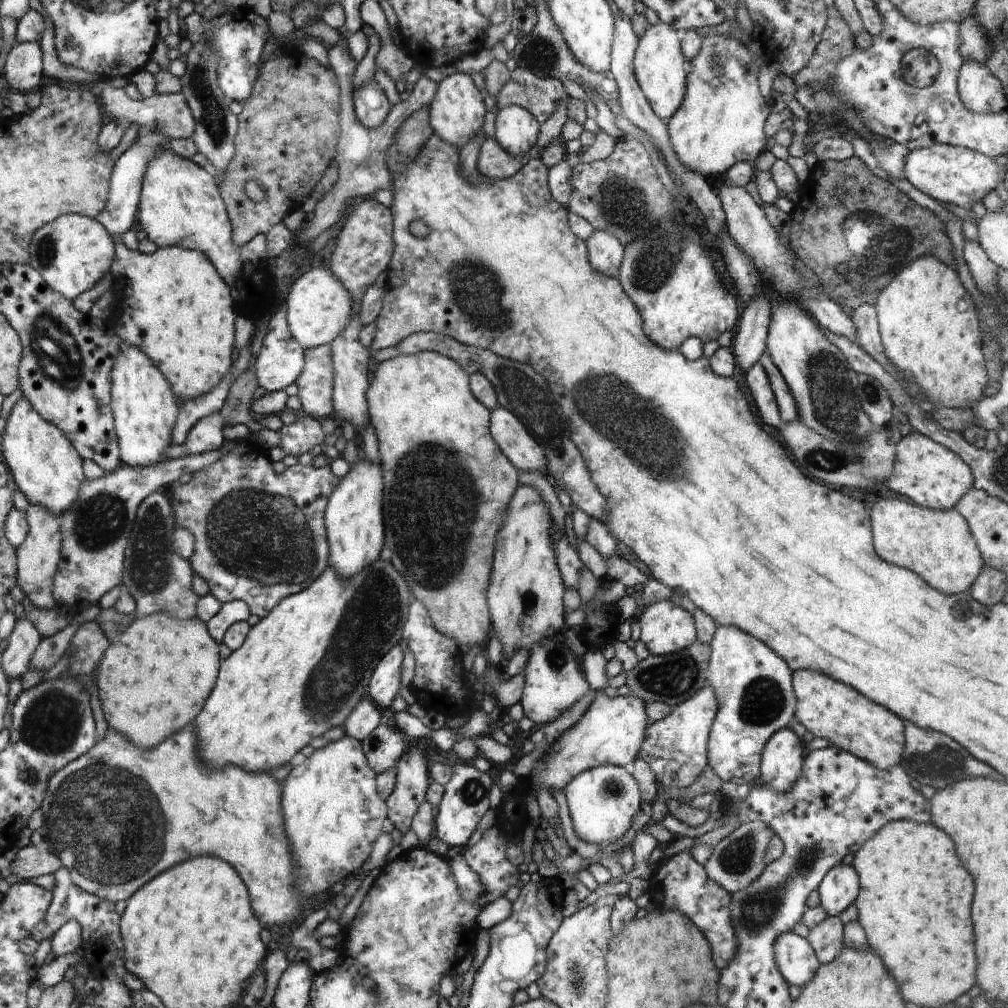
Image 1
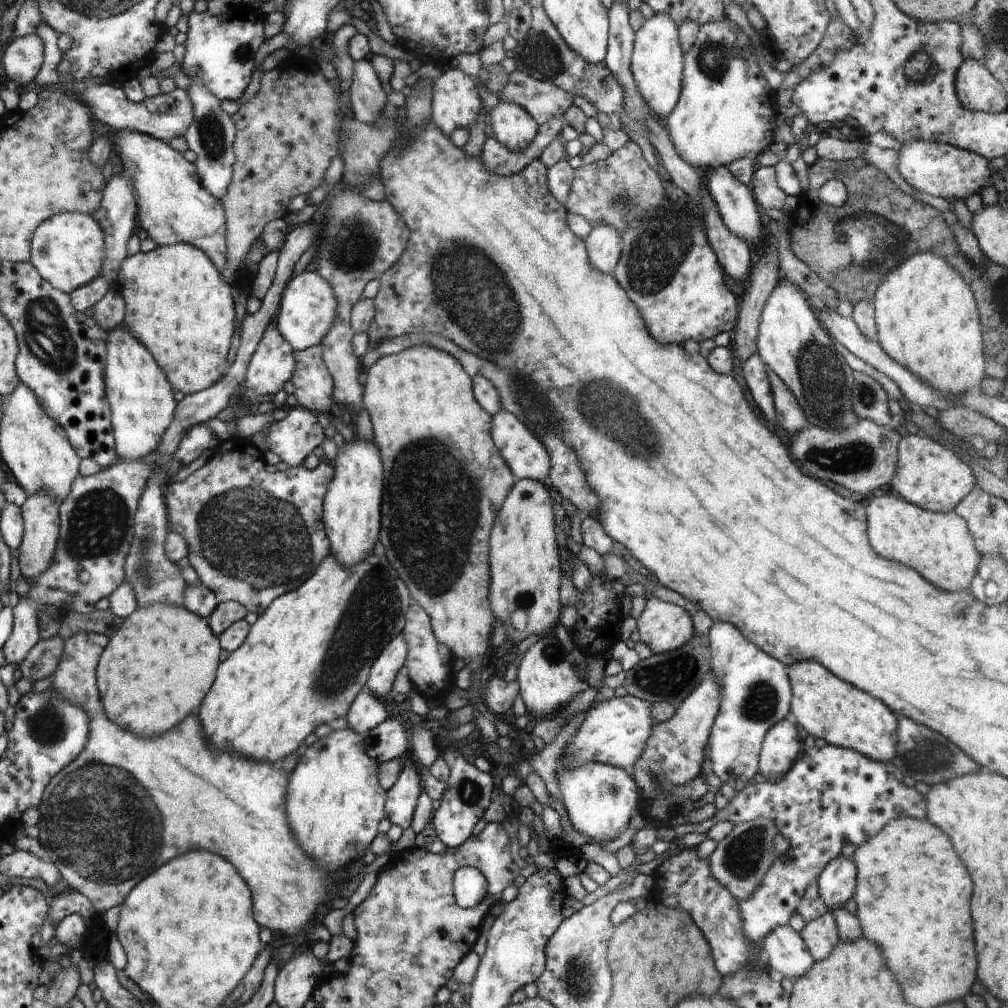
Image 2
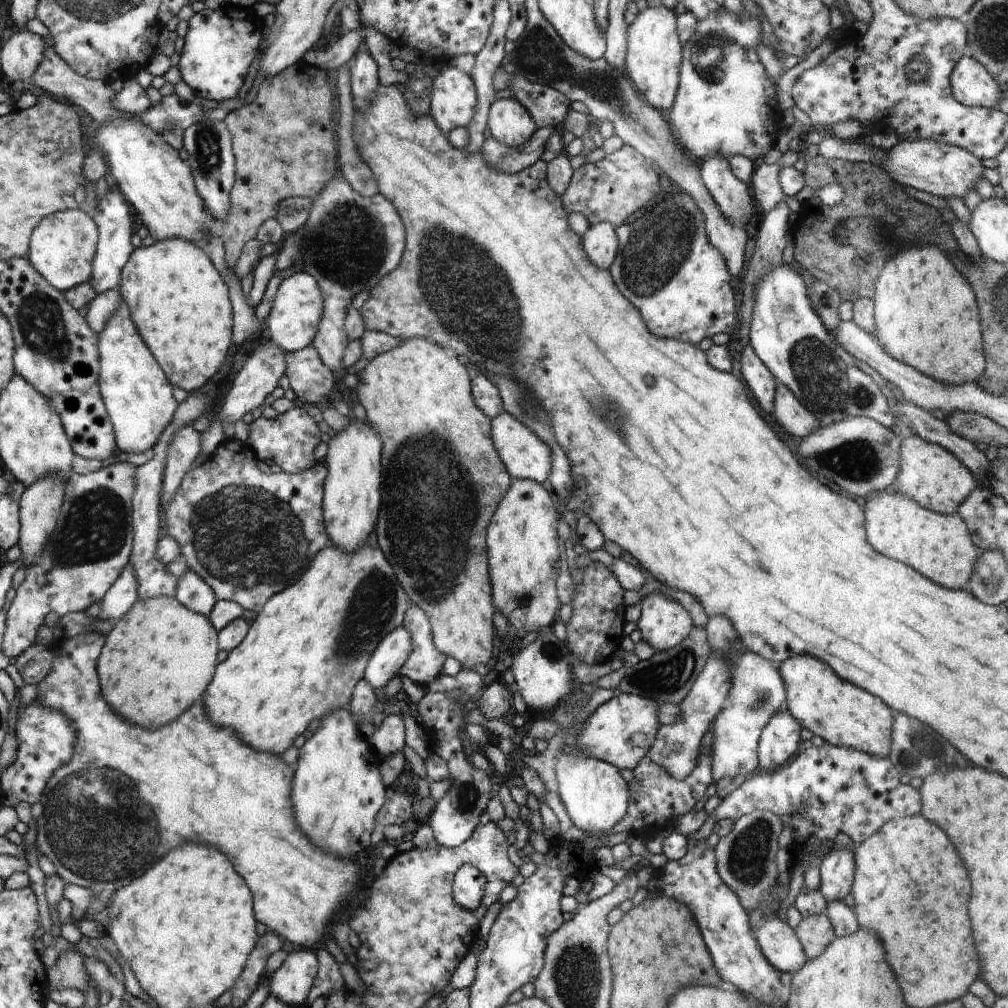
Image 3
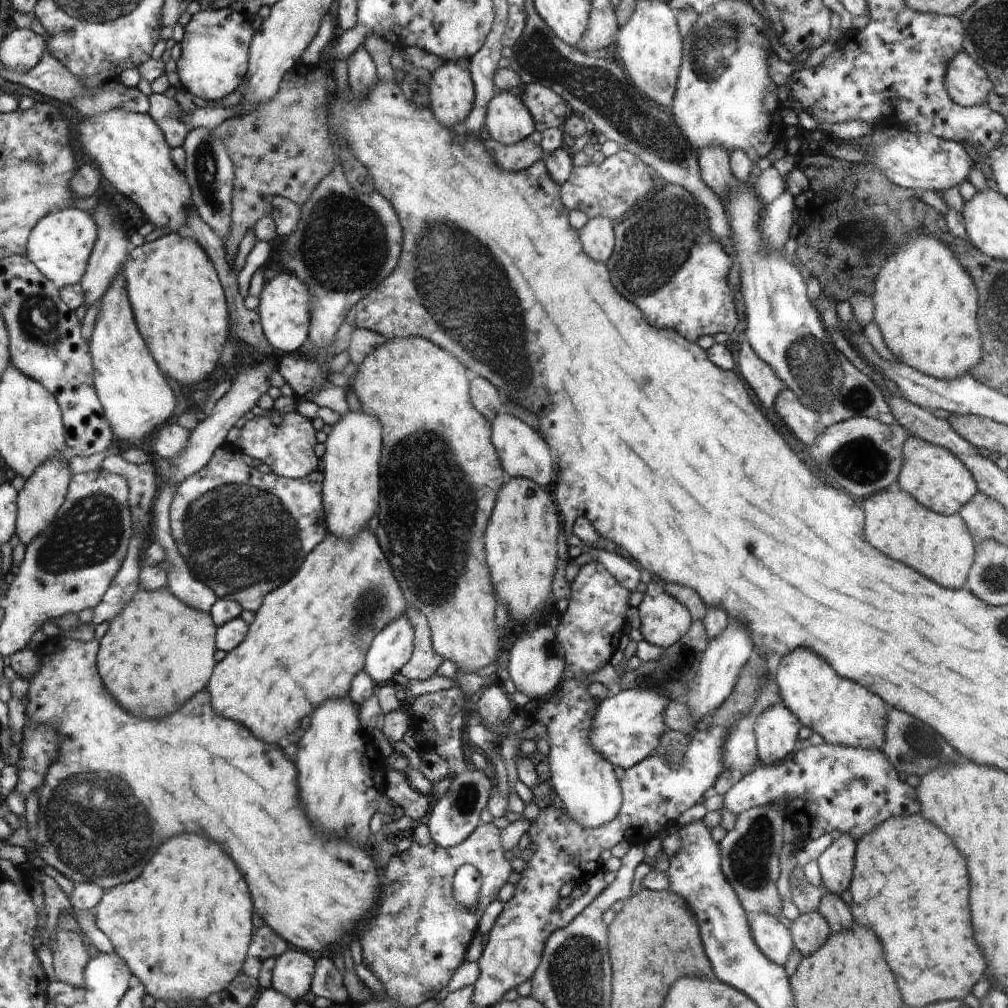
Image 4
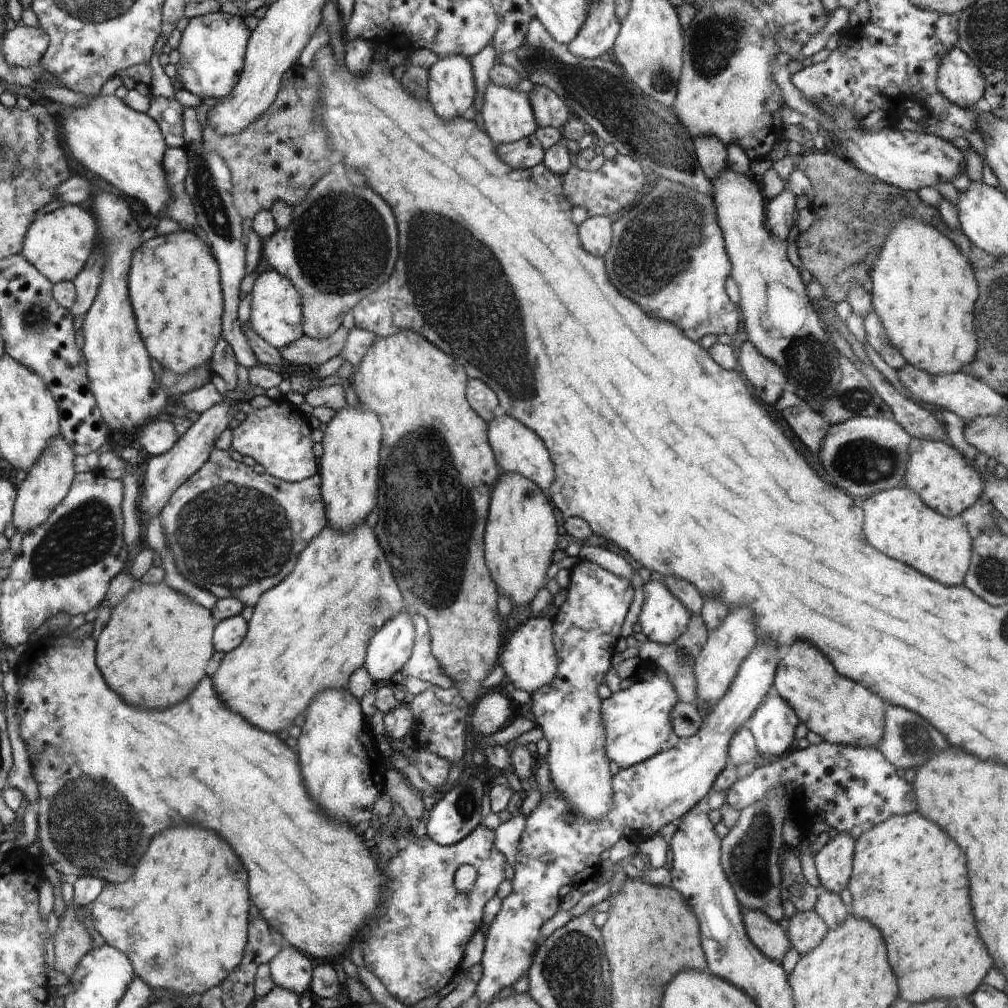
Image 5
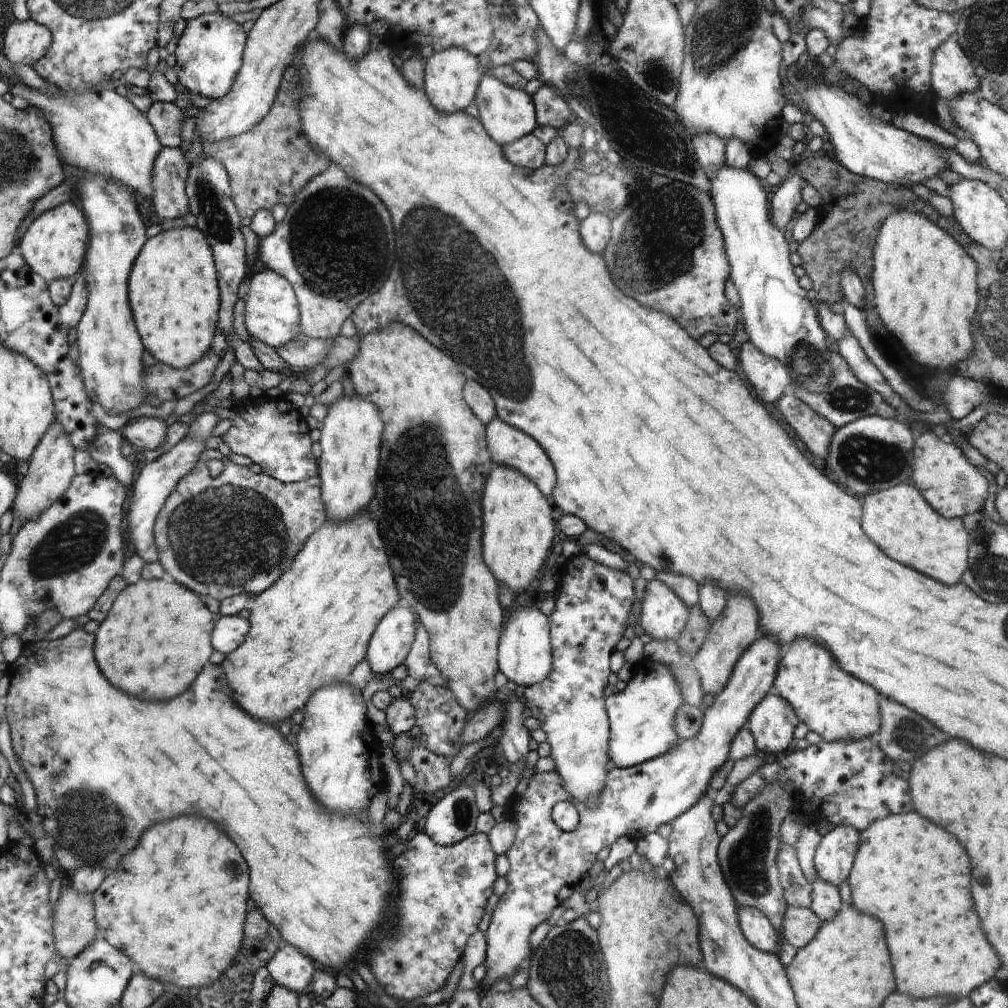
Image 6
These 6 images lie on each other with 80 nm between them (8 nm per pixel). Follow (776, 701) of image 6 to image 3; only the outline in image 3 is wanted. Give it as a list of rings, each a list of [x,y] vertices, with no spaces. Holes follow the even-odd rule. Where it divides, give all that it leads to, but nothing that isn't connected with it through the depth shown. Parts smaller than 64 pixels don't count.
[[[783,709],[766,723],[760,740],[761,769],[773,771],[788,763],[800,746],[800,722]]]

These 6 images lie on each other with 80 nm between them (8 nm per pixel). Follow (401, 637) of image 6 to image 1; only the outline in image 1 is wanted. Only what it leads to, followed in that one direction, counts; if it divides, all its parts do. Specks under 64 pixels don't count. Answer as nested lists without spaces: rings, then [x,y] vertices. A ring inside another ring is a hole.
[[[400,645],[394,647],[382,658],[377,664],[376,671],[373,672],[367,694],[378,708],[388,709],[398,694],[400,678],[402,678],[402,656],[404,656],[404,649],[400,648]]]

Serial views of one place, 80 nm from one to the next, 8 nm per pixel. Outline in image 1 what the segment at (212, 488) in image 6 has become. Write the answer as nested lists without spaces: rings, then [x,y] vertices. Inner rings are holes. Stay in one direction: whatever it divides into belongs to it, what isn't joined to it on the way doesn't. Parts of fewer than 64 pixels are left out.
[[[236,449],[222,455],[214,464],[196,471],[191,474],[191,479],[186,484],[172,485],[172,505],[173,516],[175,518],[175,526],[189,530],[195,538],[195,549],[193,555],[189,558],[191,567],[195,574],[199,574],[206,580],[212,593],[222,604],[243,600],[249,605],[249,611],[258,618],[264,618],[281,602],[282,599],[296,594],[305,588],[308,588],[328,567],[329,564],[329,541],[328,529],[325,527],[325,508],[328,506],[329,496],[333,494],[337,488],[338,478],[330,469],[330,465],[322,468],[315,468],[312,464],[300,461],[299,463],[286,467],[282,474],[276,474],[272,470],[272,462],[262,456],[262,454],[236,454]]]

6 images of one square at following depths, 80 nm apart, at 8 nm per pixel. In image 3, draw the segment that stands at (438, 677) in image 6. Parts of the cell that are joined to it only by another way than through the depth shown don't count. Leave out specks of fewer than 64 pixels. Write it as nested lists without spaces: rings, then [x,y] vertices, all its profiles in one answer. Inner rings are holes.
[[[418,605],[410,607],[403,624],[410,632],[413,650],[400,675],[408,676],[417,685],[434,684],[442,672],[446,672],[445,654],[433,643],[432,622],[425,609]]]

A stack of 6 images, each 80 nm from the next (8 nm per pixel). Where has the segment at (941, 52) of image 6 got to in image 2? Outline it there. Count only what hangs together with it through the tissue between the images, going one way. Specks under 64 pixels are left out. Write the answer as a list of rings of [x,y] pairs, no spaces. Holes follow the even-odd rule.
[[[966,58],[958,68],[955,91],[959,101],[971,111],[999,113],[1007,110],[1007,94],[981,61]]]

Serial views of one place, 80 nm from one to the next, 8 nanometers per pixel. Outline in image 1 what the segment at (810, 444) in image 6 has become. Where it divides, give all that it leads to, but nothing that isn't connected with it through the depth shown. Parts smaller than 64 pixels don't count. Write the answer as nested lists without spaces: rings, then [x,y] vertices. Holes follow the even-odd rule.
[[[766,352],[761,354],[759,361],[769,375],[769,381],[773,387],[777,405],[780,408],[783,424],[798,422],[800,414],[797,401],[792,395],[792,389],[789,387],[788,381],[785,379],[785,376],[782,376],[781,369],[772,362],[770,355]]]

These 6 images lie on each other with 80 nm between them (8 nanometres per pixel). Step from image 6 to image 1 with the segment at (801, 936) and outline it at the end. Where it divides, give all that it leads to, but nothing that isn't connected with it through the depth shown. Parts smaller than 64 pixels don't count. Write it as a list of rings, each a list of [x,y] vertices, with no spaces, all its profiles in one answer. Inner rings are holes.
[[[827,916],[819,925],[810,930],[806,940],[813,945],[815,955],[822,965],[832,962],[844,948],[843,928],[840,917]]]

